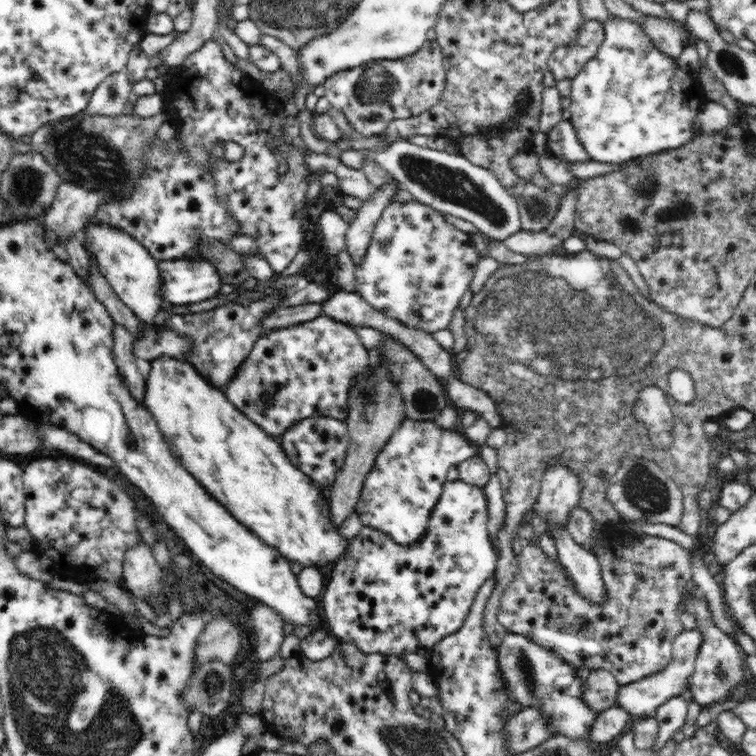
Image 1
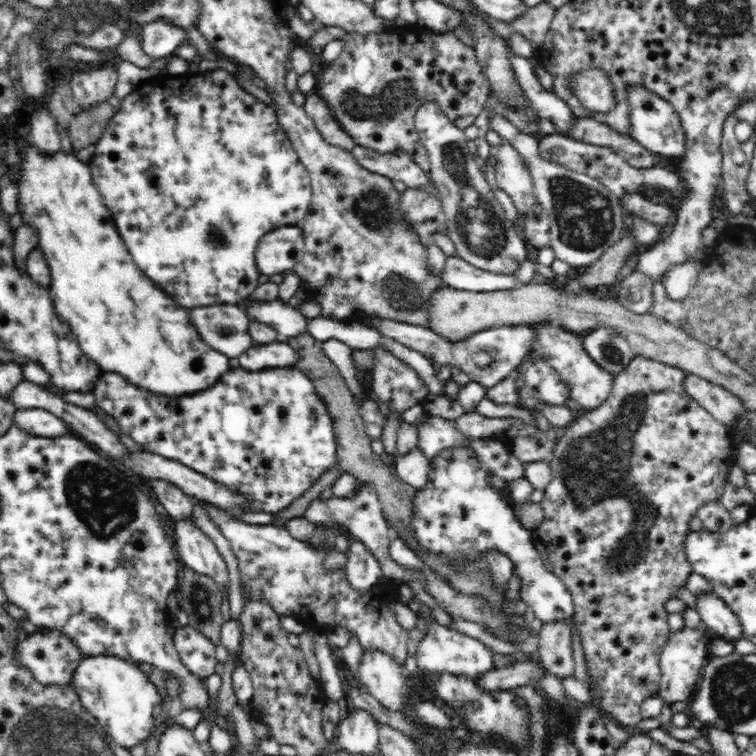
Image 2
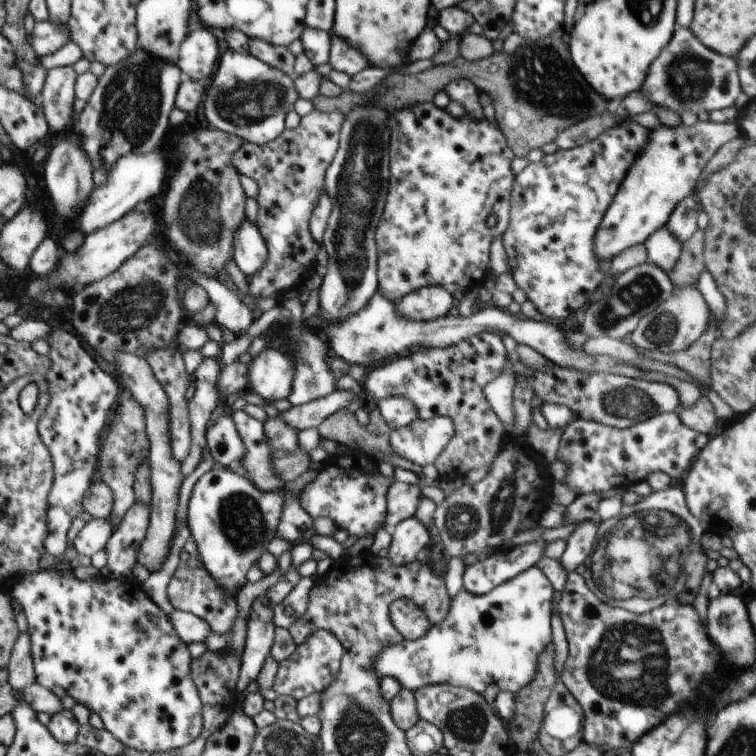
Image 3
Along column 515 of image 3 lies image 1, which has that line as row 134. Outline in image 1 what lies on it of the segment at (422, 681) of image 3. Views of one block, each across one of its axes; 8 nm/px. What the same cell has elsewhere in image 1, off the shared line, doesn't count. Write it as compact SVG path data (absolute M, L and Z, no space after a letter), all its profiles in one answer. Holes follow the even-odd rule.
M612 16L601 25L604 27L604 42L594 58L571 80L569 96L569 120L590 160L622 164L686 144L692 138L693 122L700 112L700 106L688 106L688 88L694 84L694 78L680 69L677 58L662 53L638 23Z

